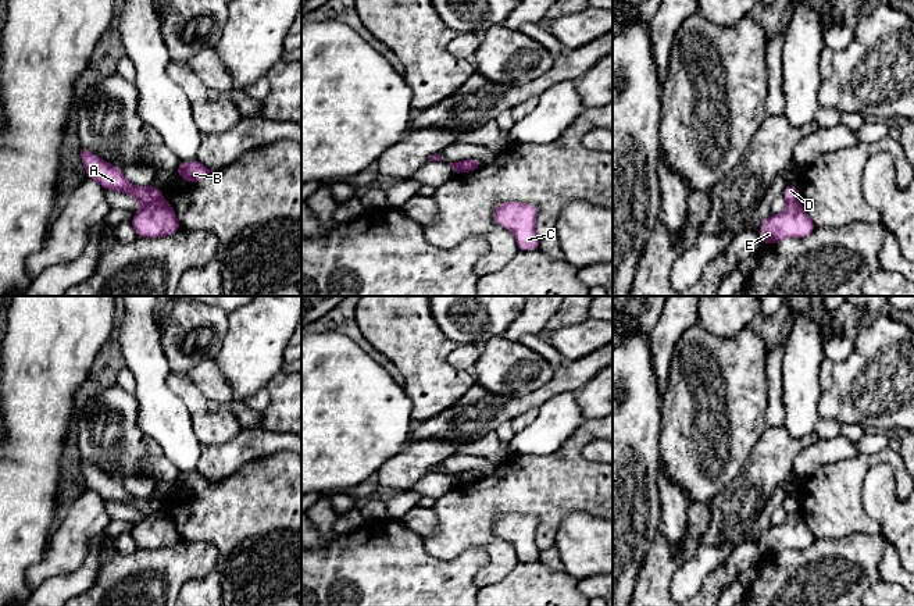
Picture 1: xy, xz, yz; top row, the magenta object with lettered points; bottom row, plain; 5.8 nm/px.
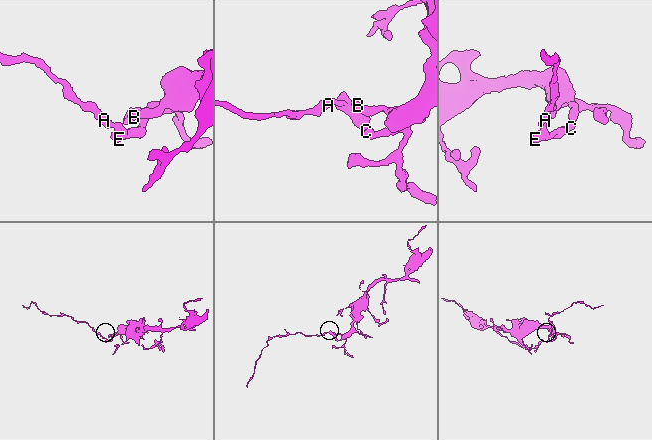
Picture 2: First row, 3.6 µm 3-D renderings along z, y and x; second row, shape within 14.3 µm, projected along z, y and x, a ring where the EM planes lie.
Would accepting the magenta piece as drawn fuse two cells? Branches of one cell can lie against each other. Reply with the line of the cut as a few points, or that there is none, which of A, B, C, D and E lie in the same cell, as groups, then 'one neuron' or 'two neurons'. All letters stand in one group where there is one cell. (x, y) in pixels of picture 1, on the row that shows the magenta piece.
cut in xy along (161, 200), (145, 205); A D / B C E; two neurons

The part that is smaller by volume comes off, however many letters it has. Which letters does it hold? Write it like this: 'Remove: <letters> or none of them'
Remove: A, D

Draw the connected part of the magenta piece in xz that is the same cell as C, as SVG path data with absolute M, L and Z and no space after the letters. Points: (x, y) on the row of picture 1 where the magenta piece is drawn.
M504 202L496 207L493 218L514 234L518 250L529 252L539 250L536 215L538 206L535 204Z

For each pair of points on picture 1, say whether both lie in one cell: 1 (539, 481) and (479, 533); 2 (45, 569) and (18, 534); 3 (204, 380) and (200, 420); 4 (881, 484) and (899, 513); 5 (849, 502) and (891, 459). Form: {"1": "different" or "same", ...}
{"1": "same", "2": "different", "3": "different", "4": "same", "5": "same"}

